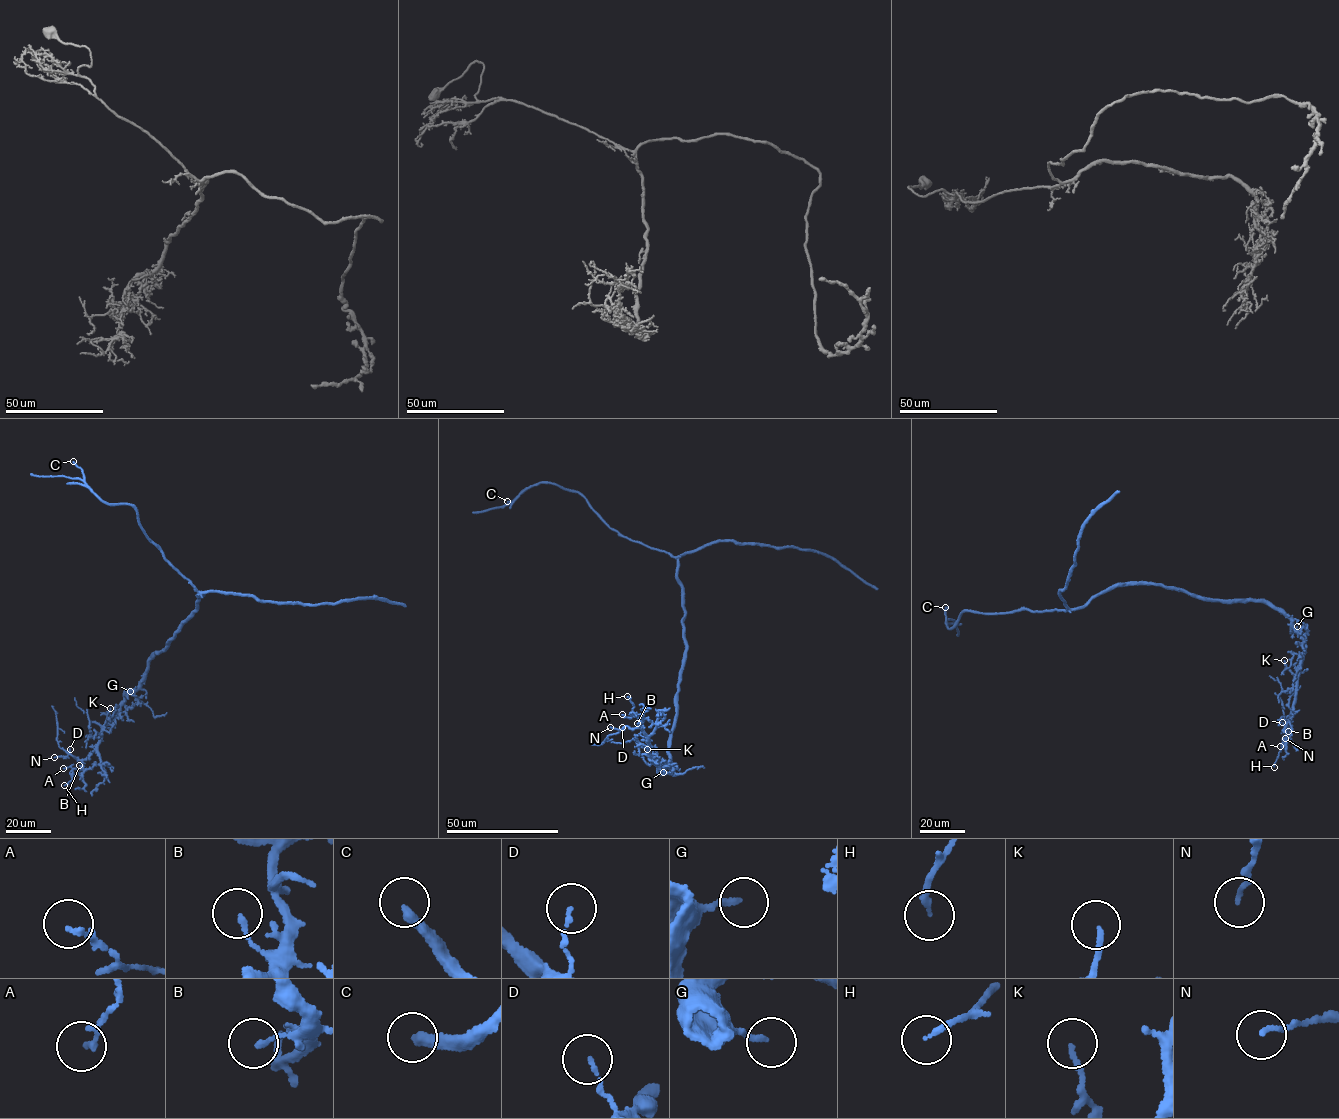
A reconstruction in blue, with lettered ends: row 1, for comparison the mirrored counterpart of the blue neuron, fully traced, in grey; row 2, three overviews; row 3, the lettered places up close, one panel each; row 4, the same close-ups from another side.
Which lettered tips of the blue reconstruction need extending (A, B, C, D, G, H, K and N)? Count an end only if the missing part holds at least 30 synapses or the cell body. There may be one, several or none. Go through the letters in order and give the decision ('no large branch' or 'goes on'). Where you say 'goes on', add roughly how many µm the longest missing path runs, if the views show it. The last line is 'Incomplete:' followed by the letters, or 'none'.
A: no large branch
B: no large branch
C: goes on; missing 35 µm
D: no large branch
G: no large branch
H: no large branch
K: no large branch
N: no large branch
Incomplete: C

